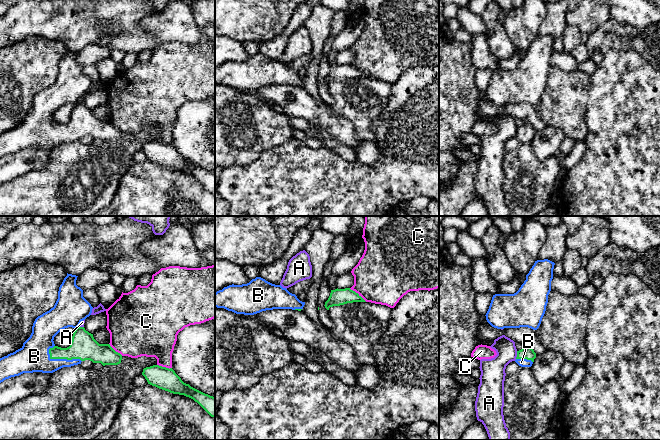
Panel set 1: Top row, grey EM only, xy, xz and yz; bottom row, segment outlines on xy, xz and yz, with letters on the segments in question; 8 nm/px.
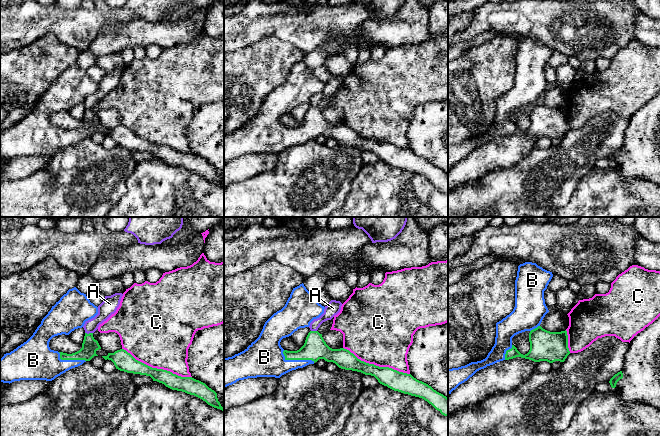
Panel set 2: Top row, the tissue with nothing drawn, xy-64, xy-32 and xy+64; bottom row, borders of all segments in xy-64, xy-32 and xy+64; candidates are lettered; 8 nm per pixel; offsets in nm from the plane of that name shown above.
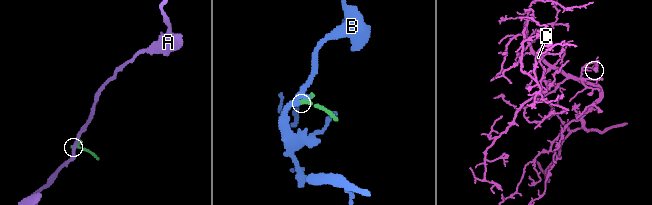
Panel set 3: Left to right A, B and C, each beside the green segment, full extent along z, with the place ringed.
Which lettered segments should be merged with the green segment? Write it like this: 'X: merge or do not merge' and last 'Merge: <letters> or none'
A: do not merge
B: merge
C: do not merge
Merge: B

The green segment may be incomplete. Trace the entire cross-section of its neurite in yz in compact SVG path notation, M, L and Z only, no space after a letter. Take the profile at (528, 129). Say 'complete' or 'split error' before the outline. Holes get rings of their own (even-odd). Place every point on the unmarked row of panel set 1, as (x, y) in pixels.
split error; M523 122L523 124L517 127L517 133L515 138L521 143L531 143L534 135L536 134L536 129L530 123Z

